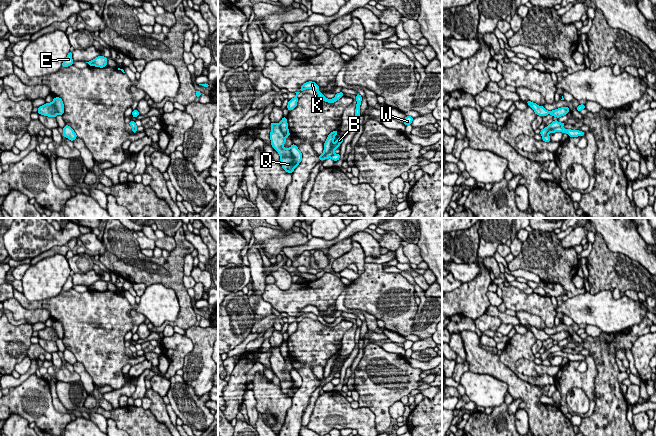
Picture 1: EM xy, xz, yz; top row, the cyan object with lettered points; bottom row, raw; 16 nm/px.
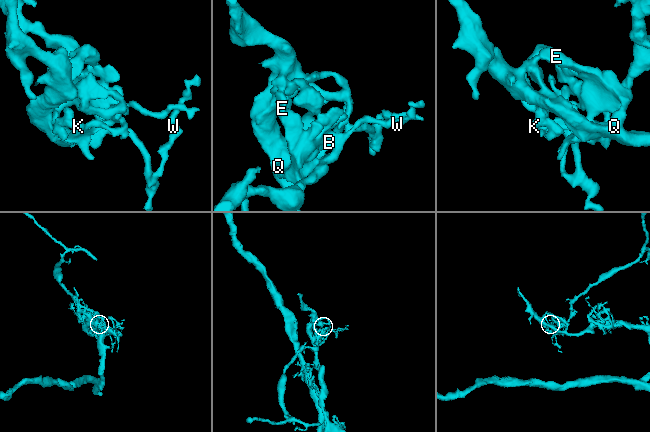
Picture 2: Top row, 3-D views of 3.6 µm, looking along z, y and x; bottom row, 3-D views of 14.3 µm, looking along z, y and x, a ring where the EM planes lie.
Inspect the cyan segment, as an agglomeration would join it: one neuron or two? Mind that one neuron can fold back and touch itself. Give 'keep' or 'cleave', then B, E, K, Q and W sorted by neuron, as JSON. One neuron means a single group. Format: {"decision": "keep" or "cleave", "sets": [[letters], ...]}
{"decision": "cleave", "sets": [["B", "E", "K", "Q"], ["W"]]}

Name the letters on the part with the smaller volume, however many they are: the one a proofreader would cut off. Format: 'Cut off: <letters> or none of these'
Cut off: W

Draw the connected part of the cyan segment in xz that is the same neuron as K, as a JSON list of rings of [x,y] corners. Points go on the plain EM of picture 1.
[[[309,305],[309,306],[304,307],[304,308],[301,310],[299,316],[295,316],[295,317],[296,317],[296,320],[295,320],[294,322],[292,322],[291,324],[289,324],[288,329],[287,329],[287,333],[288,333],[289,335],[291,335],[291,334],[293,334],[294,332],[296,332],[297,326],[298,326],[297,319],[298,319],[300,316],[302,316],[303,314],[310,313],[310,312],[311,312],[311,313],[314,313],[314,314],[318,317],[317,320],[318,320],[319,322],[321,322],[323,325],[328,326],[328,327],[334,327],[334,326],[336,326],[337,324],[339,324],[339,323],[344,319],[343,316],[340,316],[340,317],[337,317],[333,323],[327,323],[327,322],[319,315],[319,310],[317,309],[317,307],[312,306],[312,305]]]

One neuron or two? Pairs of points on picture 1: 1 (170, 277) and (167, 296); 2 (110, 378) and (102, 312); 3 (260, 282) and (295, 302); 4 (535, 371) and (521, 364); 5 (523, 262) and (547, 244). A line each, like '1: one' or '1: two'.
1: two
2: one
3: two
4: one
5: one

